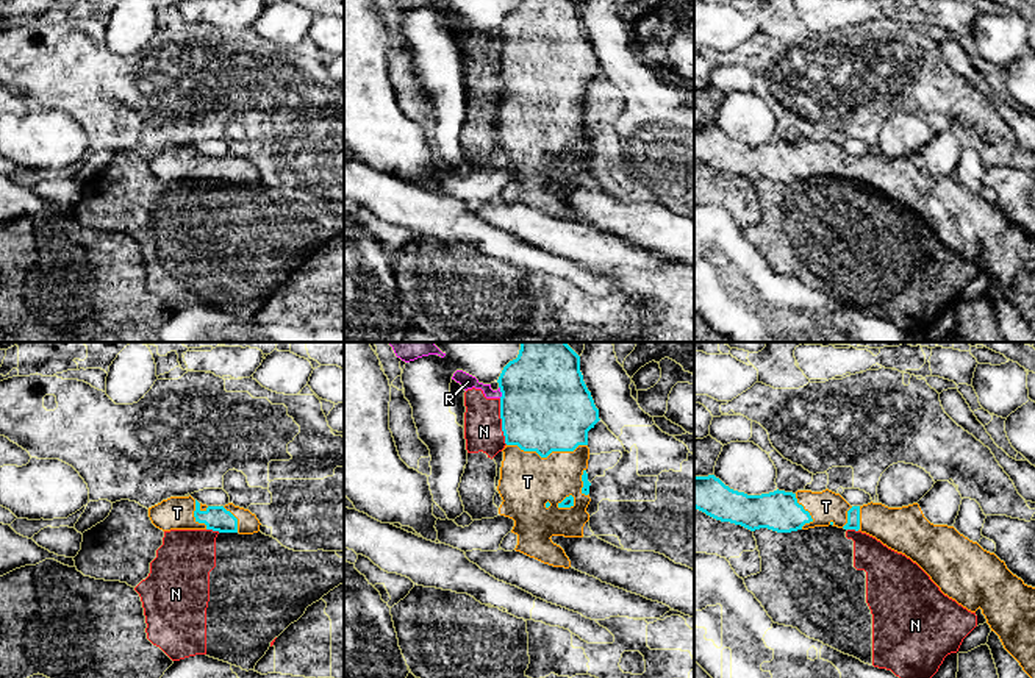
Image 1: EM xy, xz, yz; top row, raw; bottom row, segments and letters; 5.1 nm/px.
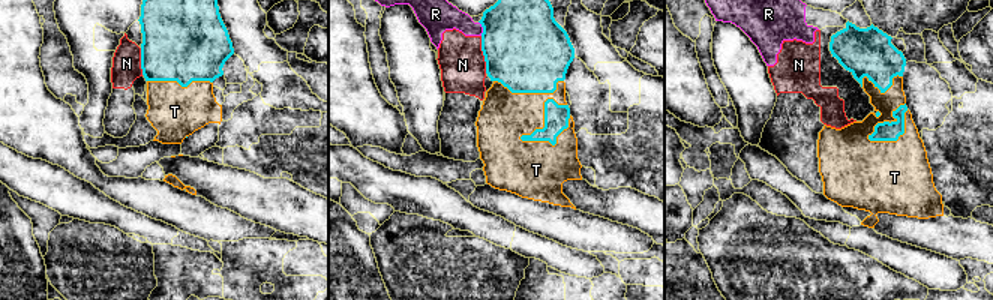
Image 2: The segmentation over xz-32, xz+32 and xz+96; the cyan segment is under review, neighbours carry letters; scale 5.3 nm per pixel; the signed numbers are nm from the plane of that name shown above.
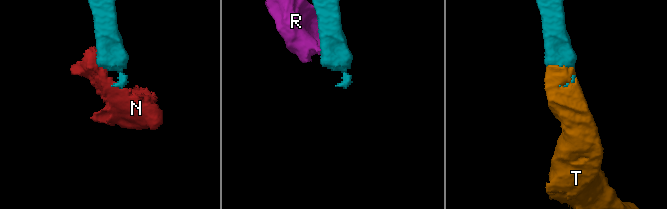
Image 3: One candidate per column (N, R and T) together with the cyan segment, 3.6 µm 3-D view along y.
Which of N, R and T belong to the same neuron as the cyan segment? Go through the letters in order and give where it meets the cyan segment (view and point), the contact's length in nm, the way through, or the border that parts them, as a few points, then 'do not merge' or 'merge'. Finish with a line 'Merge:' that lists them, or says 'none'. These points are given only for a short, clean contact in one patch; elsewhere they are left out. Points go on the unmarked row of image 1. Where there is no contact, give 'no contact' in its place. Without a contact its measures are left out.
N: contact xz (502, 72); length 240 nm; do not merge
R: contact xz (501, 41); length 60 nm; border xz (499, 36), (501, 47); do not merge
T: contact xz (547, 105); length 420 nm; merge
Merge: T

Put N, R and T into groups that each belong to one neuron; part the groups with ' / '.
N R / T

